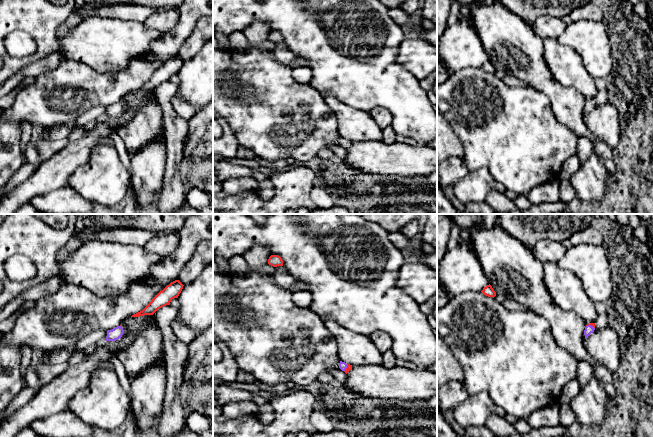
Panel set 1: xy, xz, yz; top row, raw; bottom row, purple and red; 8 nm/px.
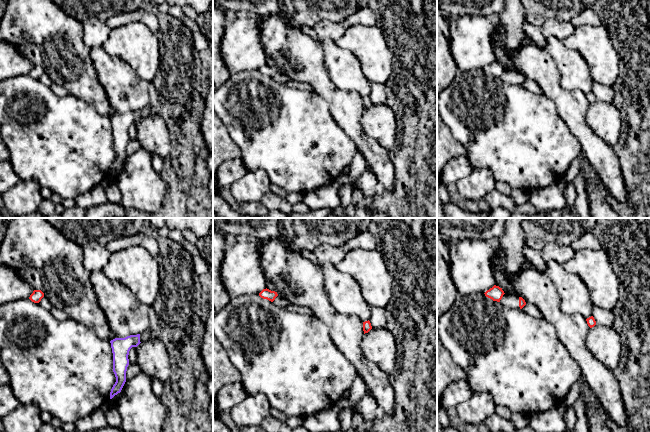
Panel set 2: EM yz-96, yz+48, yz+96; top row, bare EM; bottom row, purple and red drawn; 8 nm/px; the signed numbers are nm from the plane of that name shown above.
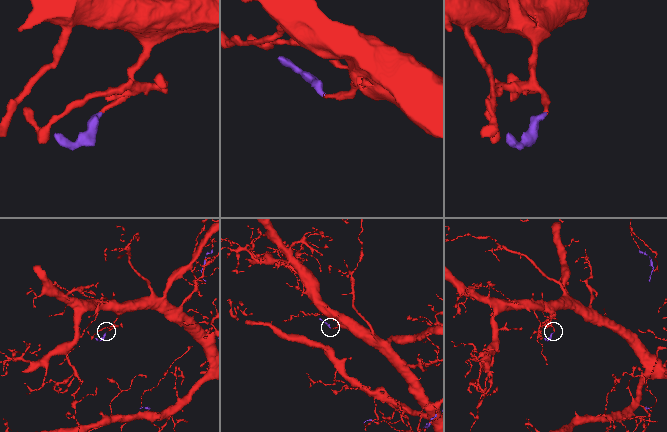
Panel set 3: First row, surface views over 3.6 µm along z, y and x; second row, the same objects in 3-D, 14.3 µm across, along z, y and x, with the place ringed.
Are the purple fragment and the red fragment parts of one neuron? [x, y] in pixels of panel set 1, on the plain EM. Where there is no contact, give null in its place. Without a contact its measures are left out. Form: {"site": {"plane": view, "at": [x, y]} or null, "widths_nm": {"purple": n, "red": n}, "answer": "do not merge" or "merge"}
{"site": {"plane": "yz", "at": [590, 101]}, "widths_nm": {"purple": 70, "red": 30}, "answer": "do not merge"}

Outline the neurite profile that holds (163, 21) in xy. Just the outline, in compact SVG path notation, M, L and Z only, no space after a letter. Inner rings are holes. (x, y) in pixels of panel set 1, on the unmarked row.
M161 10L152 14L144 24L161 33L168 32L178 22L179 14L177 10Z

